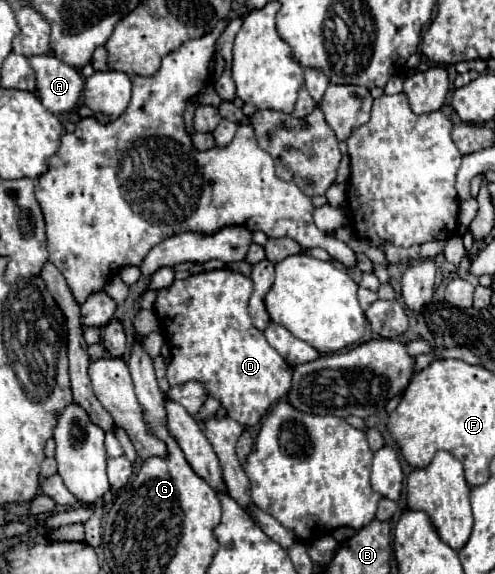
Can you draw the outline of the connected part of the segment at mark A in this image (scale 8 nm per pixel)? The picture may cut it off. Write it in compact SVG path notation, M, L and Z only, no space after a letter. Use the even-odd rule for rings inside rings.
M53 54L31 56L31 68L37 76L37 94L51 114L67 114L75 108L83 92L83 76Z

